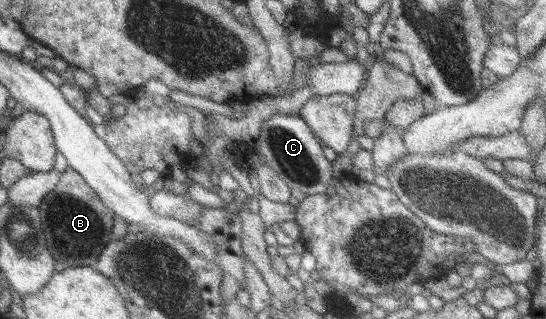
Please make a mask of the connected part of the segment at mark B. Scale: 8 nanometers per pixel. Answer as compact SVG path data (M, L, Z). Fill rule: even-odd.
M67 168L61 173L58 185L44 196L38 210L44 239L55 262L70 264L68 268L74 266L94 268L100 252L112 238L112 224L115 223L115 218L114 213L102 204L80 174L72 171L72 168Z

